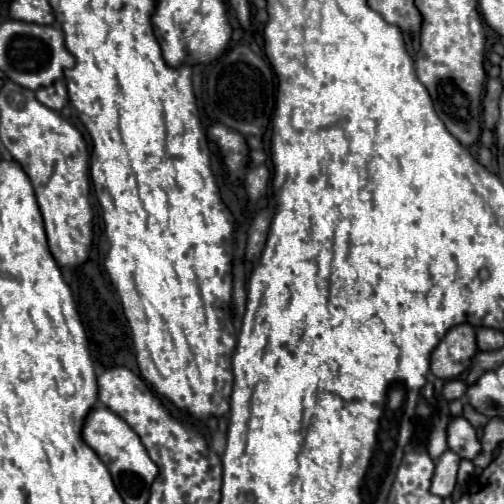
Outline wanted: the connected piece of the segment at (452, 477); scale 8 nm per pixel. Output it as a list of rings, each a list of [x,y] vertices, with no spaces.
[[[446,450],[438,460],[436,460],[436,468],[434,468],[434,476],[430,482],[430,492],[440,496],[440,498],[448,498],[456,486],[456,474],[458,474],[458,462],[460,456],[452,454],[452,450]]]

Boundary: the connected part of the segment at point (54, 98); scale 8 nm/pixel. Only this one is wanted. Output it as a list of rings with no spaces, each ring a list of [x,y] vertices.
[[[56,80],[48,88],[38,88],[34,94],[36,94],[36,100],[50,110],[60,110],[68,102],[68,92],[66,92],[64,80]]]

